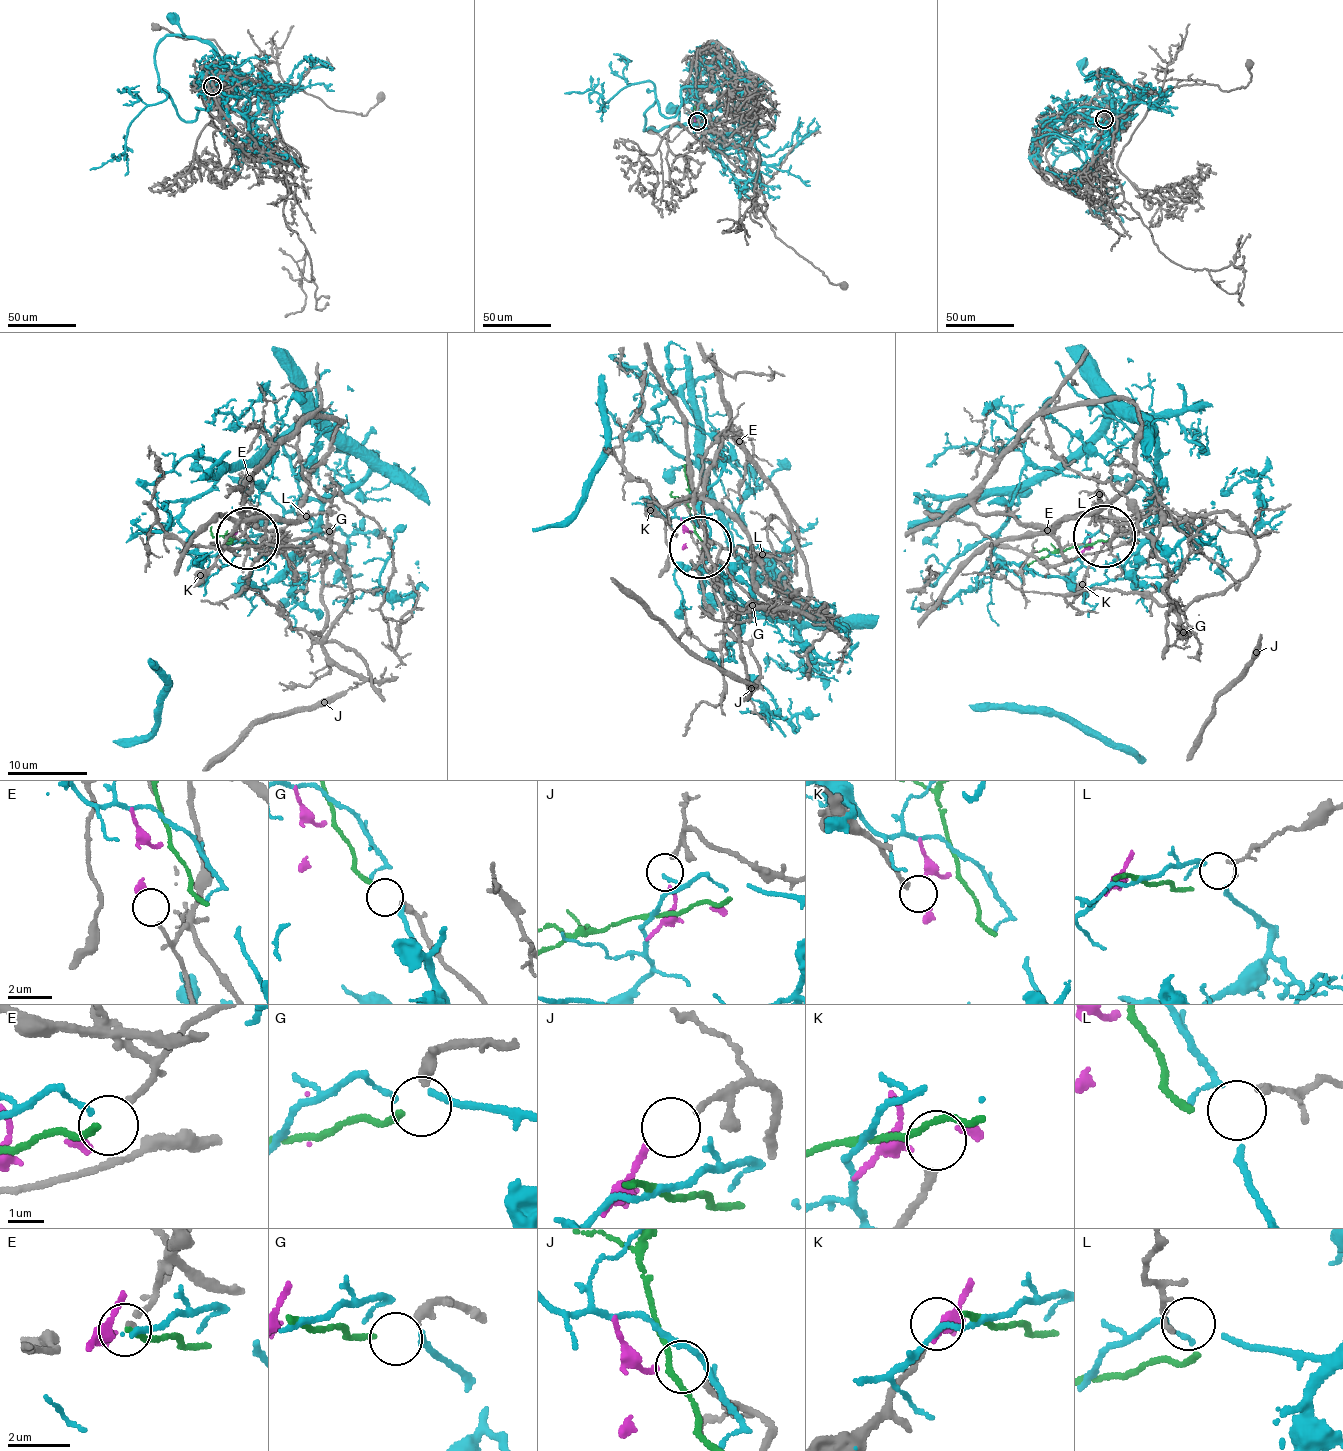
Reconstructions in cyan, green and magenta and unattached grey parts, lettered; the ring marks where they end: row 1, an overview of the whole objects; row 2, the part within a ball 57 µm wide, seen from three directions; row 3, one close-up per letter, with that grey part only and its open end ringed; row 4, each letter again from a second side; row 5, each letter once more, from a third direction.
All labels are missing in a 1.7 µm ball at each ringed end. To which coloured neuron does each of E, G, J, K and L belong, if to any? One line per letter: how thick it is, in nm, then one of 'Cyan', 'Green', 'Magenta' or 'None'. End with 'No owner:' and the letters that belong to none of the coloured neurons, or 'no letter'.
E: Thickness 160 nm. None
G: Thickness 320 nm. Green
J: Thickness 160 nm. Magenta
K: Thickness 200 nm. None
L: Thickness 120 nm. Cyan
No owner: E, K

